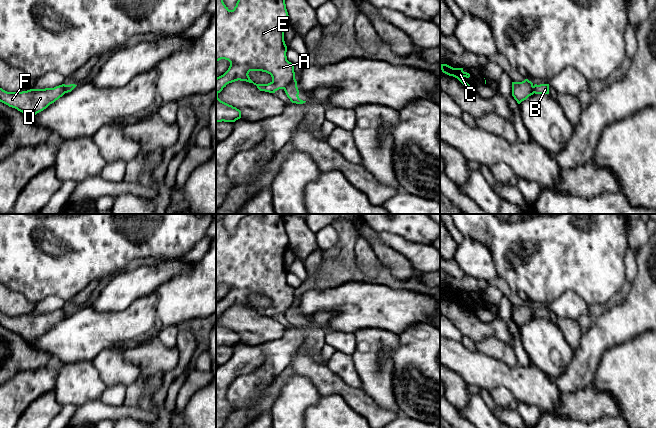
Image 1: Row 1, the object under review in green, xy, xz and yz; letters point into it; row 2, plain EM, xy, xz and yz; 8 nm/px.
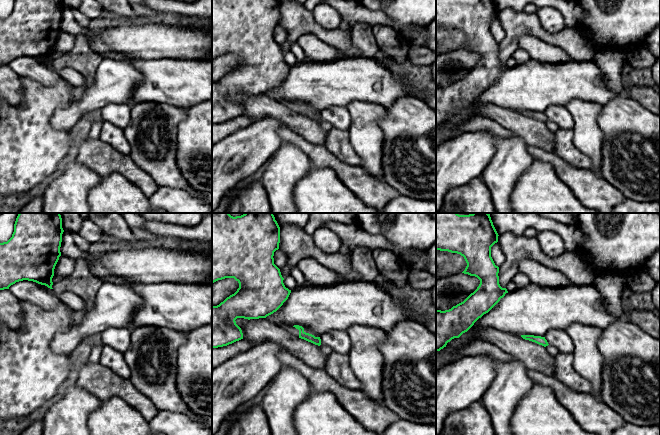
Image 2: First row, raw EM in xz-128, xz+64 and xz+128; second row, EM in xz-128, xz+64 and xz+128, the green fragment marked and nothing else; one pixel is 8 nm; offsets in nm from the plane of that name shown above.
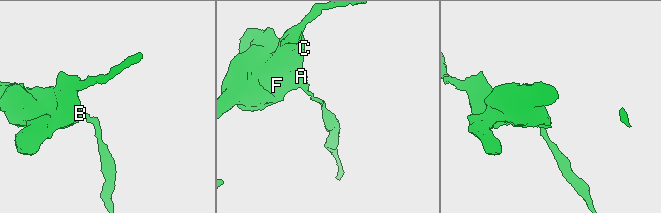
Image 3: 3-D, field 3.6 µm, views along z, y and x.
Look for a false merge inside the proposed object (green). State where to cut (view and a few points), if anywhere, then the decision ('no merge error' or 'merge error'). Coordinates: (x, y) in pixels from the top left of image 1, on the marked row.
cut xz (294, 78), (284, 89); merge error

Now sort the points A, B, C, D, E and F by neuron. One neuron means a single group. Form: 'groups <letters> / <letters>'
groups A C D E F / B

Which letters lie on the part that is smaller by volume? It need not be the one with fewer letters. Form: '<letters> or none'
B

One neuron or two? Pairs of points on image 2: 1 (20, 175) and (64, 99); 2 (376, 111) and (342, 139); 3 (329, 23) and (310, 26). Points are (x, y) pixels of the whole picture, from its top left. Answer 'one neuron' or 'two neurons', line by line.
1: one neuron
2: two neurons
3: two neurons

